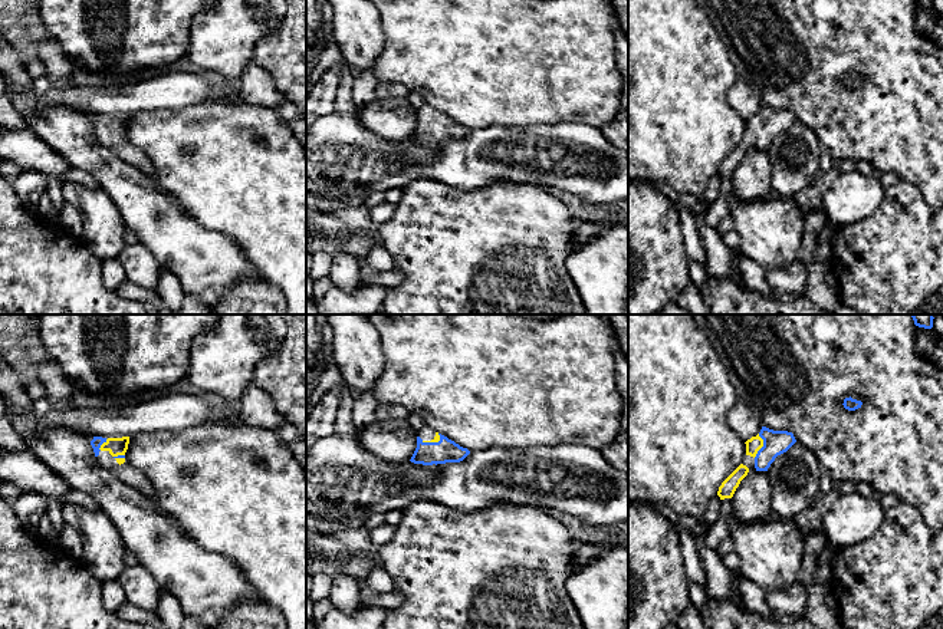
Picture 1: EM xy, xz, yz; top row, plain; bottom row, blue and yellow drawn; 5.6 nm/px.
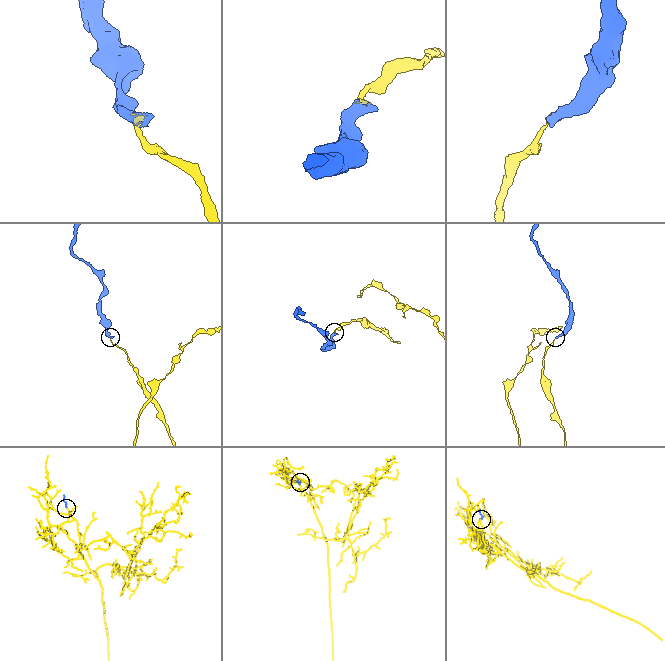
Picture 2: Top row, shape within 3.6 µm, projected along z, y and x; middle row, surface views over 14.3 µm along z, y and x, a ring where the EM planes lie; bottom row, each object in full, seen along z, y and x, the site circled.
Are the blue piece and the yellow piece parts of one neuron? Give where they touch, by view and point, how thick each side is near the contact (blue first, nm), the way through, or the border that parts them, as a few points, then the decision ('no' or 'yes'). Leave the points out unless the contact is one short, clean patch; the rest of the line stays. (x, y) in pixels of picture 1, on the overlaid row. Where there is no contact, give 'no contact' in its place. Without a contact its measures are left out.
meets blue in yz at (764, 445); 140 nm thick on the blue side, 80 nm on the other; runs through yz (775, 443), (764, 445), (755, 443); yes

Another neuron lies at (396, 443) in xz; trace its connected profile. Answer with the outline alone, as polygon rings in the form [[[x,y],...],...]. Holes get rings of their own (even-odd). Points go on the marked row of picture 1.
[[[407,419],[395,422],[372,422],[356,438],[364,451],[384,462],[410,461],[417,448],[417,431]]]

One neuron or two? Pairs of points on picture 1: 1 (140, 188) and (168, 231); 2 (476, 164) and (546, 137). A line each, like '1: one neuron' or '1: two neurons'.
1: one neuron
2: one neuron

